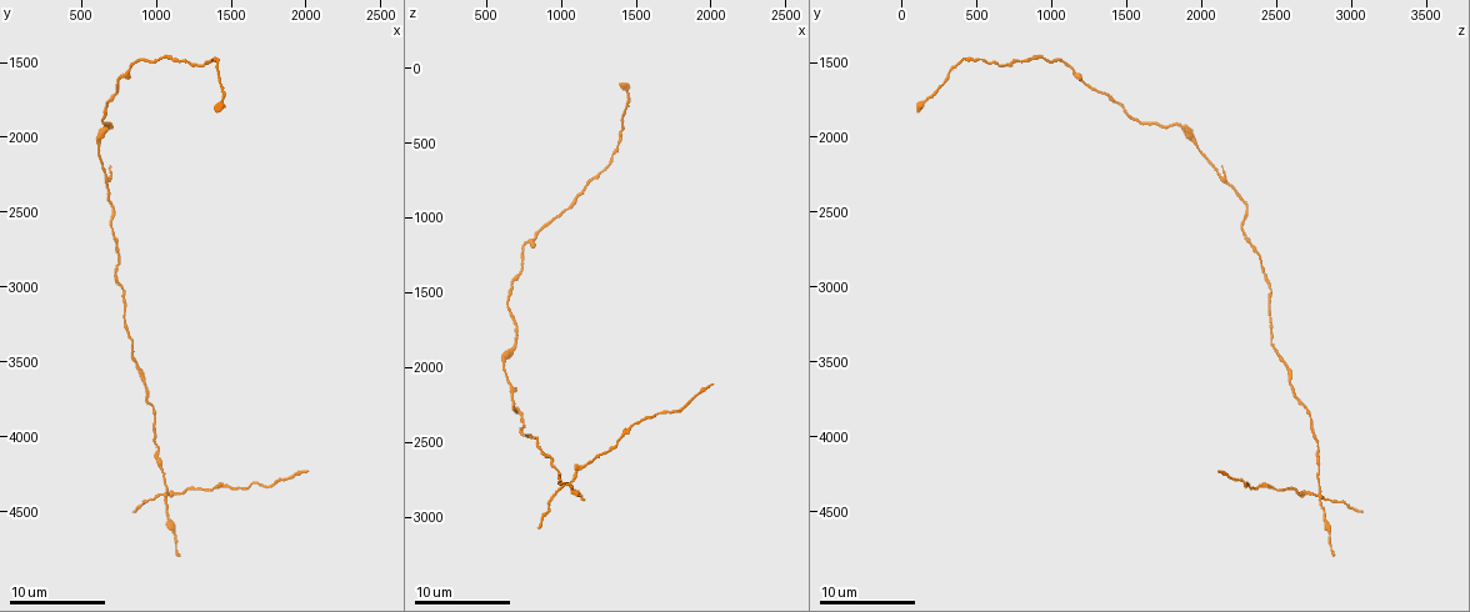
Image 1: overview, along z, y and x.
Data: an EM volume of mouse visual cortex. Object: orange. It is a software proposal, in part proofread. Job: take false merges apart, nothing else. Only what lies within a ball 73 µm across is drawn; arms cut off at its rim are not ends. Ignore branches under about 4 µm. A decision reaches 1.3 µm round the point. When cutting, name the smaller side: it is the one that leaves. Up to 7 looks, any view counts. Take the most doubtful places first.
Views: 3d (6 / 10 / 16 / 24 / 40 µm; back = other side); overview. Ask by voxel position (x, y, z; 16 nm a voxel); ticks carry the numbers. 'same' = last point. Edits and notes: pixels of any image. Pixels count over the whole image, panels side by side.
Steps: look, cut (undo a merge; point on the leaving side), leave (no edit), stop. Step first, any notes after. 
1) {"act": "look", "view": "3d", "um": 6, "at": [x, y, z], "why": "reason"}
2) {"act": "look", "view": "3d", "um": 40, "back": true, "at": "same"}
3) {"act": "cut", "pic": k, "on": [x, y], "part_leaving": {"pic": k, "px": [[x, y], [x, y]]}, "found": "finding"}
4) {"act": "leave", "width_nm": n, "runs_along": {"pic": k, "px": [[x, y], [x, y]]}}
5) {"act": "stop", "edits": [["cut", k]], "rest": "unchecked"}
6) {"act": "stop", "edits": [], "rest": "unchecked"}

{"act": "look", "view": "3d", "um": 10, "at": [1080, 4380, 2780], "why": "four-way junction"}

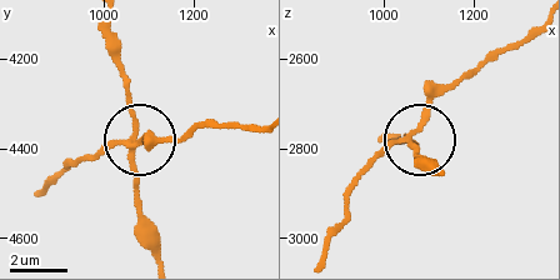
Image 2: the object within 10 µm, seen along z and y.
{"act": "look", "view": "3d", "um": 10, "back": true, "at": [1075, 4390, 2755]}

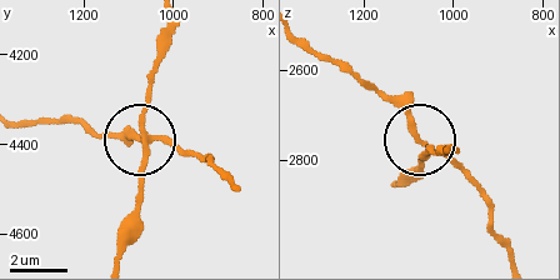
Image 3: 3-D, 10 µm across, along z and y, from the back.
{"act": "cut", "pic": 3, "on": [129, 129], "side_arm_um": 7, "part_leaving": {"pic": 3, "px": [[149, 141], [65, 120], [23, 120]]}, "found": "a second cell is stuck on"}

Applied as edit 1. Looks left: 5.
{"act": "look", "view": "3d", "um": 6, "at": [940, 3640, 2600], "why": "calibre changes"}

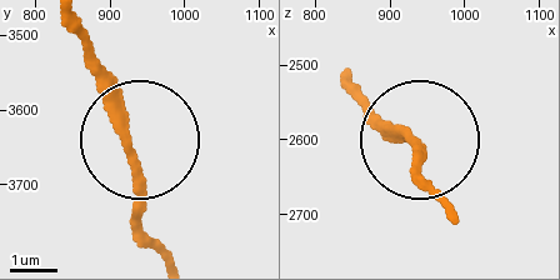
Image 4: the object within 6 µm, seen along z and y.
{"act": "look", "view": "3d", "um": 6, "back": true, "at": [920, 3635, 2590]}

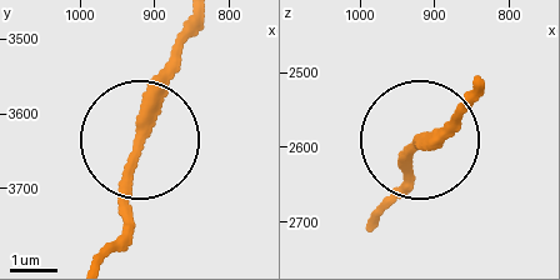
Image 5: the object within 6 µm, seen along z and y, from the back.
{"act": "leave", "runs_along": {"pic": 5, "px": [[195, 25], [128, 180], [128, 248]]}, "found": "one cell here"}

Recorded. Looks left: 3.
{"act": "look", "view": "3d", "um": 10, "at": [680, 1940, 1880], "why": "thick turns thin"}

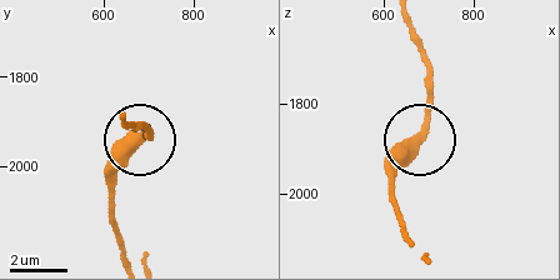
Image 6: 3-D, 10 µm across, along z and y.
{"act": "leave", "runs_along": {"pic": 6, "px": [[413, 244], [398, 218], [391, 175], [418, 141], [434, 73]]}, "found": "continuous, no second cell"}

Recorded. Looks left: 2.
{"act": "stop", "edits": [["cut", 3]], "rest": "unchecked"}

